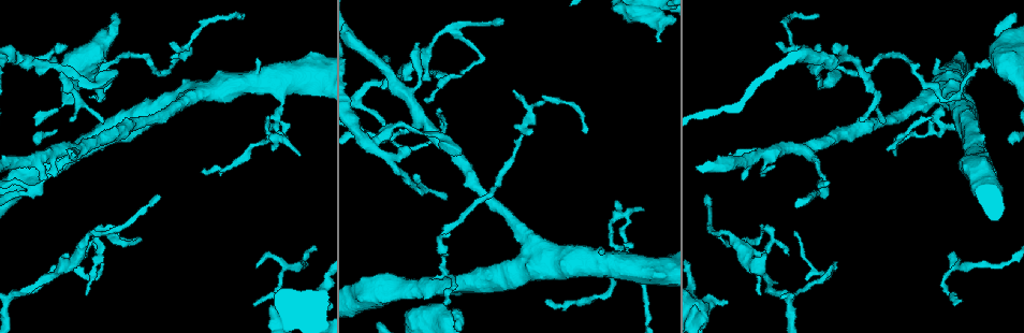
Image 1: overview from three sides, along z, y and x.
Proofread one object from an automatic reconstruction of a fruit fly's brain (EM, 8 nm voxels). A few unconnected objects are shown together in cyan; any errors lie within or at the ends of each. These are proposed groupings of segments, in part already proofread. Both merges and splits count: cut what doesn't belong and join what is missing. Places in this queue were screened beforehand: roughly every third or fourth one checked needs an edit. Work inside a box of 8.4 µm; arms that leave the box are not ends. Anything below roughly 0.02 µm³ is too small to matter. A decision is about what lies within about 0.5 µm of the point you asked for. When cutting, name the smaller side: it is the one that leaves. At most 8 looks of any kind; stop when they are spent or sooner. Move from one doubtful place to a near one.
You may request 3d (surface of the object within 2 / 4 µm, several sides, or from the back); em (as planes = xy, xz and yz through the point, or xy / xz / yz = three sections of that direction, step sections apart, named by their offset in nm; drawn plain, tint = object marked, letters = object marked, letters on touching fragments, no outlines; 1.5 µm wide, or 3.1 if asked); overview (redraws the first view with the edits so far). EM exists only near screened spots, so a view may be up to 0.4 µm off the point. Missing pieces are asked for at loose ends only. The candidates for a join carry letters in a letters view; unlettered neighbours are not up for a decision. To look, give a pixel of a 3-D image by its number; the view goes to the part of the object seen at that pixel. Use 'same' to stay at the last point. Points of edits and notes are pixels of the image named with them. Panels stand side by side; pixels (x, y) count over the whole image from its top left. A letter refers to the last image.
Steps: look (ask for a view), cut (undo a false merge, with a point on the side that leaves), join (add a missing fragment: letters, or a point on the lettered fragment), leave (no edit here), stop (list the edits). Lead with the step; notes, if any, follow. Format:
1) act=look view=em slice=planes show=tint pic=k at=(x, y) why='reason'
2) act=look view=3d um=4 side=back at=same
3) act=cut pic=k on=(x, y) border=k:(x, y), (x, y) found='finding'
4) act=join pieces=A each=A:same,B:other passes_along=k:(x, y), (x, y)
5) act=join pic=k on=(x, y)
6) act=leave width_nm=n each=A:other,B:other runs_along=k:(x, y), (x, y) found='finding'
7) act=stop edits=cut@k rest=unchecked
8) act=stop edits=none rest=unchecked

act=look view=em slice=xy step=8 show=tint pic=1 at=(514, 92) why='an open end'

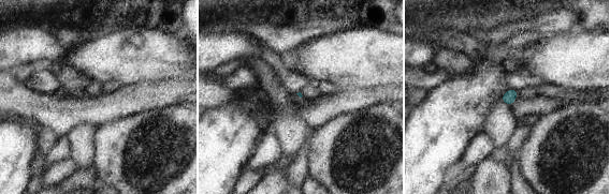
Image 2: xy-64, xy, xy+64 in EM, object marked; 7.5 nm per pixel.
act=look view=em slice=planes show=letters at=same

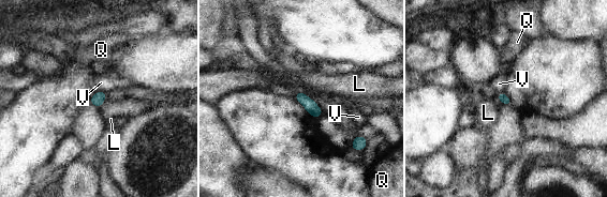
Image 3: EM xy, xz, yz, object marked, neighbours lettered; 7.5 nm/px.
act=leave each=L:other,Q:other,V:other border=3:(98, 90), (105, 91) found='none of them fits'

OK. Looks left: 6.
act=look view=3d um=4 pic=1 at=(742, 179)

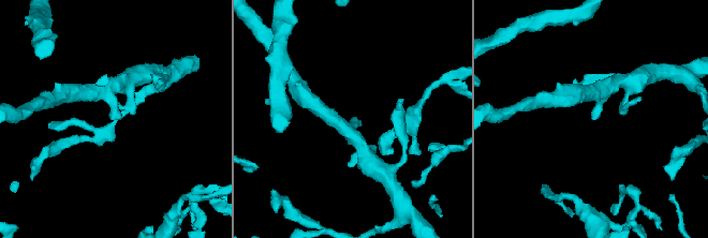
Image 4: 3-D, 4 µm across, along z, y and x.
act=look view=em slice=planes show=plain pic=4 at=(351, 119)

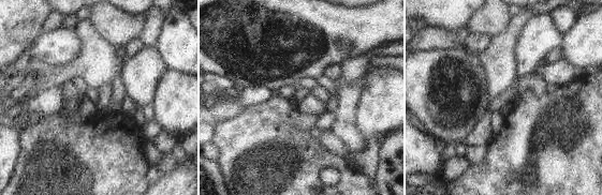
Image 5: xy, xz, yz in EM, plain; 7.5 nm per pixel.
act=look view=em slice=planes show=letters at=same

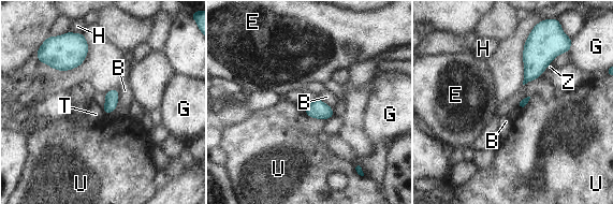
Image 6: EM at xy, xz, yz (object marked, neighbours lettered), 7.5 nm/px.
act=leave longest_contact=B:220nm each=B:other,E:other,G:other,H:other,T:other,U:other,Z:other border=6:(517, 105), (522, 110) found='none of them fits'

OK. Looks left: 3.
act=look view=3d um=2 pic=1 at=(128, 240) why='closes a loop'

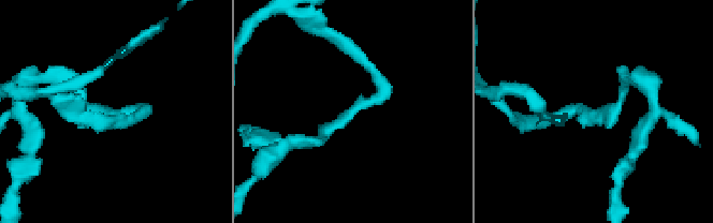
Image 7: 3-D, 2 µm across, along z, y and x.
act=look view=em slice=xz step=8 show=letters pic=7 at=(593, 117)

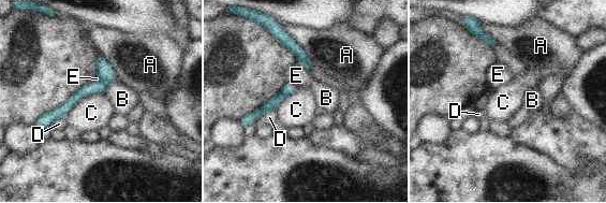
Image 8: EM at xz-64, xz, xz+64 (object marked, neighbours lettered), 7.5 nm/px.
act=look view=em slice=planes show=letters at=same why='cut it another way'

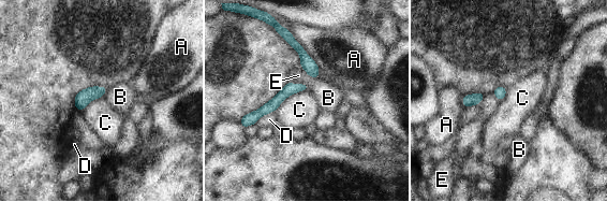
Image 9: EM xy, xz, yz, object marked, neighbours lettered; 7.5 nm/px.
act=leave width_nm=90 each=A:other,B:other,C:other,D:other,E:other found='continuous, no second neuron'

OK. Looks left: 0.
act=stop edits=none rest=unchecked

